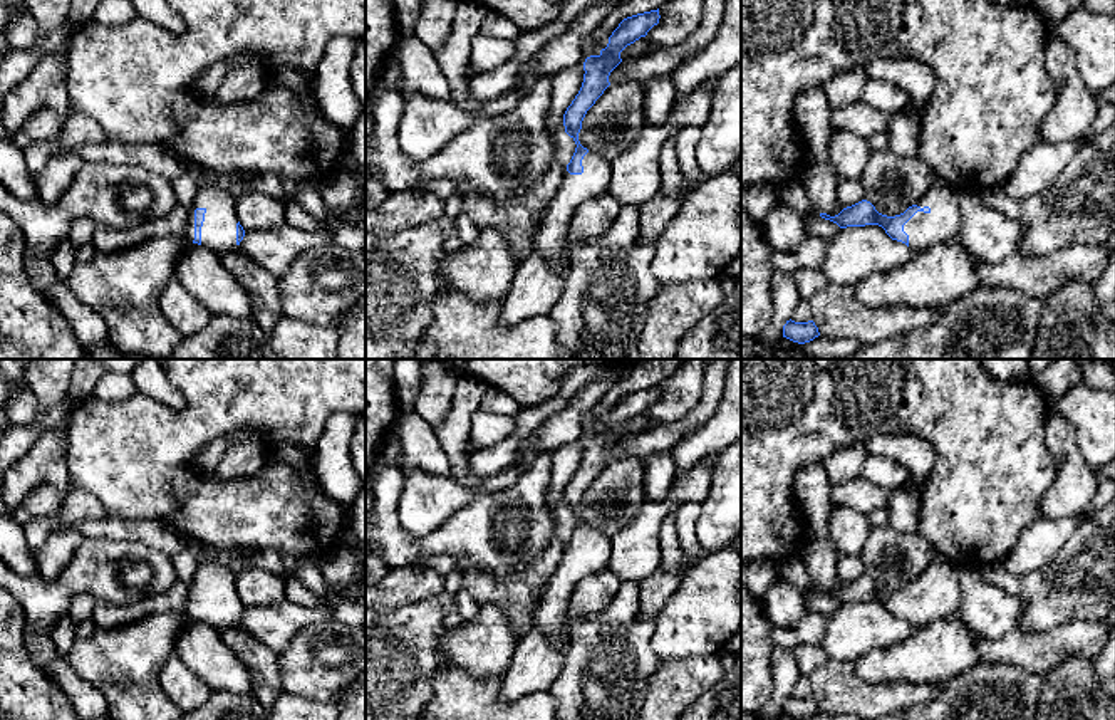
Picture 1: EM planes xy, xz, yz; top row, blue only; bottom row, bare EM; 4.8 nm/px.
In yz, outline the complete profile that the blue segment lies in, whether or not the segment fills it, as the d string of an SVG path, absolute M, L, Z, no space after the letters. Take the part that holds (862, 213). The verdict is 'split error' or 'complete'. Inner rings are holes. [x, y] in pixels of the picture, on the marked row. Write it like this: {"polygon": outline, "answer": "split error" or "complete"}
{"polygon": "M936 178L926 195L900 215L882 215L870 201L862 200L835 217L827 213L820 217L840 228L879 225L892 240L922 252L954 240L962 222L959 196L959 190Z", "answer": "split error"}

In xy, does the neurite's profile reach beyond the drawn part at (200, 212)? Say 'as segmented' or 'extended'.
extended

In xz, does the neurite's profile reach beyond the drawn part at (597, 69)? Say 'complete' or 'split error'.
split error

